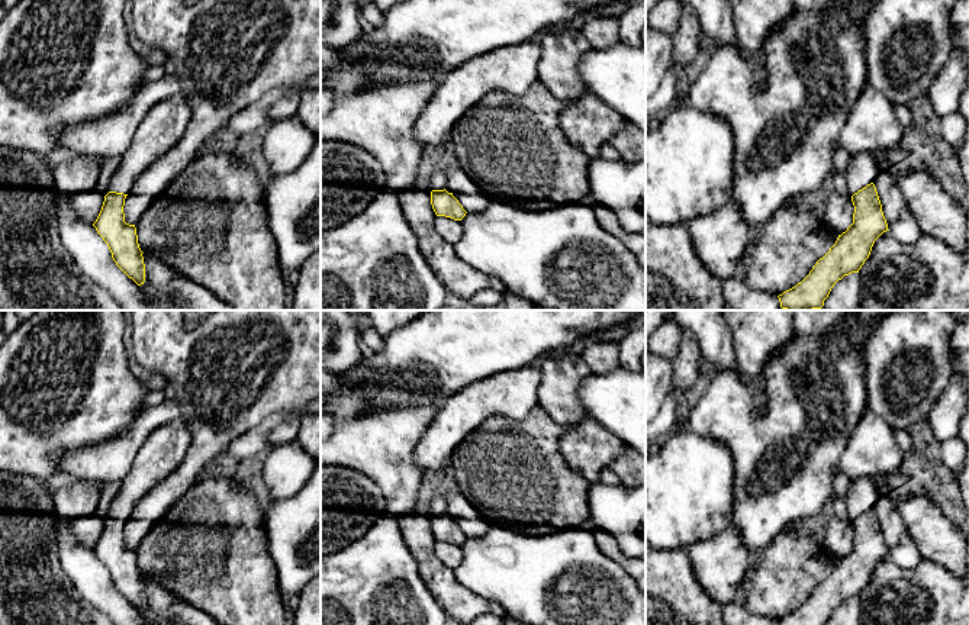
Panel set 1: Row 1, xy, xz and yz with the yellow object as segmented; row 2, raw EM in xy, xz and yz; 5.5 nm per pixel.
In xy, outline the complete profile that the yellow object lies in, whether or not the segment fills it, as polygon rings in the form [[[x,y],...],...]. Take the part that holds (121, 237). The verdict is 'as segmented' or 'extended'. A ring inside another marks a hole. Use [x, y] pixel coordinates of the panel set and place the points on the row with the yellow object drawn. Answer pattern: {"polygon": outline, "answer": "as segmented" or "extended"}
{"polygon": [[[180,91],[158,102],[138,126],[129,148],[120,157],[109,193],[93,223],[107,244],[116,265],[138,286],[145,281],[145,264],[135,225],[125,222],[125,199],[139,175],[174,146],[191,119],[191,107]]], "answer": "extended"}

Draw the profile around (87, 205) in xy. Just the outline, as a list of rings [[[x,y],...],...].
[[[97,190],[78,193],[71,196],[70,206],[83,222],[93,225],[102,210],[104,196]]]

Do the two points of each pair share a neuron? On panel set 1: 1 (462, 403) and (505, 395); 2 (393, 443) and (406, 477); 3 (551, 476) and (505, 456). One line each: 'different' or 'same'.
1: same
2: same
3: same

